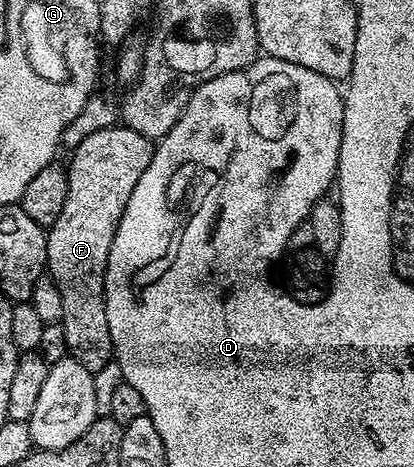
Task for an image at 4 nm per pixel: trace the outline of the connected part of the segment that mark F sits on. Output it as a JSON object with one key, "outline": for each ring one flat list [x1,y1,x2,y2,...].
{"outline":[[121,124,105,126,88,135,80,145,73,147,68,167,68,200,64,200,64,212,48,227,46,236,46,270,50,281,56,284,62,301,62,321,60,323,66,337,69,357,75,358,90,374,100,372,104,364,114,358,114,345,110,339,106,316,106,260,114,239,114,229,122,218,124,208,132,196,132,188,144,176,144,168,154,155,155,143,140,136,132,128]]}

